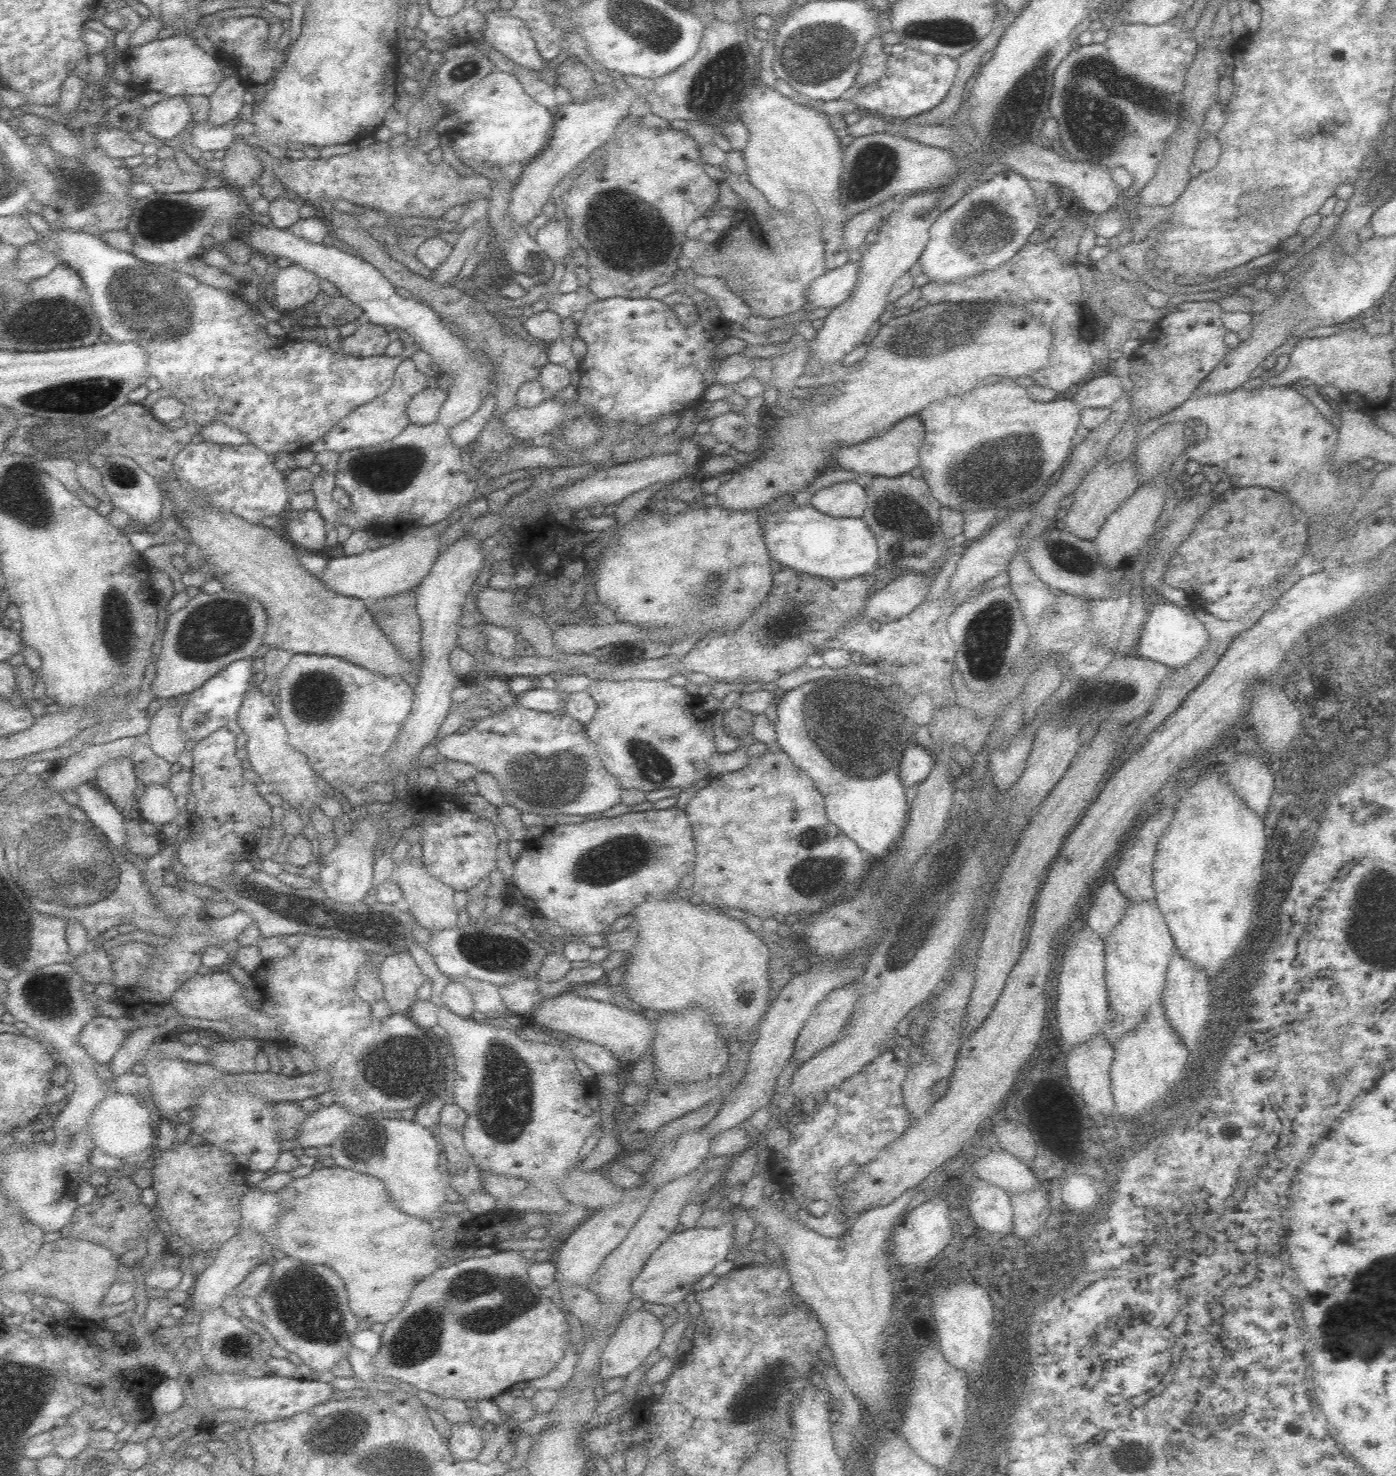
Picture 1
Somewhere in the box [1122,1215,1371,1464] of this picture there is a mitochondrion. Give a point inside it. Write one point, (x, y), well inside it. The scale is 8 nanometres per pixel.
(1337, 1351)

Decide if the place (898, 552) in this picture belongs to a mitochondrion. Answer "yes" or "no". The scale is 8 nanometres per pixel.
no

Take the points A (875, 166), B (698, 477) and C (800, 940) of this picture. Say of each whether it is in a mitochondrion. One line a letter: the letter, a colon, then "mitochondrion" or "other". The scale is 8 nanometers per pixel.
A: mitochondrion
B: other
C: other

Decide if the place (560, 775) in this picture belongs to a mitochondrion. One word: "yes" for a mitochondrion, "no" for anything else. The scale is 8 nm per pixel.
yes

